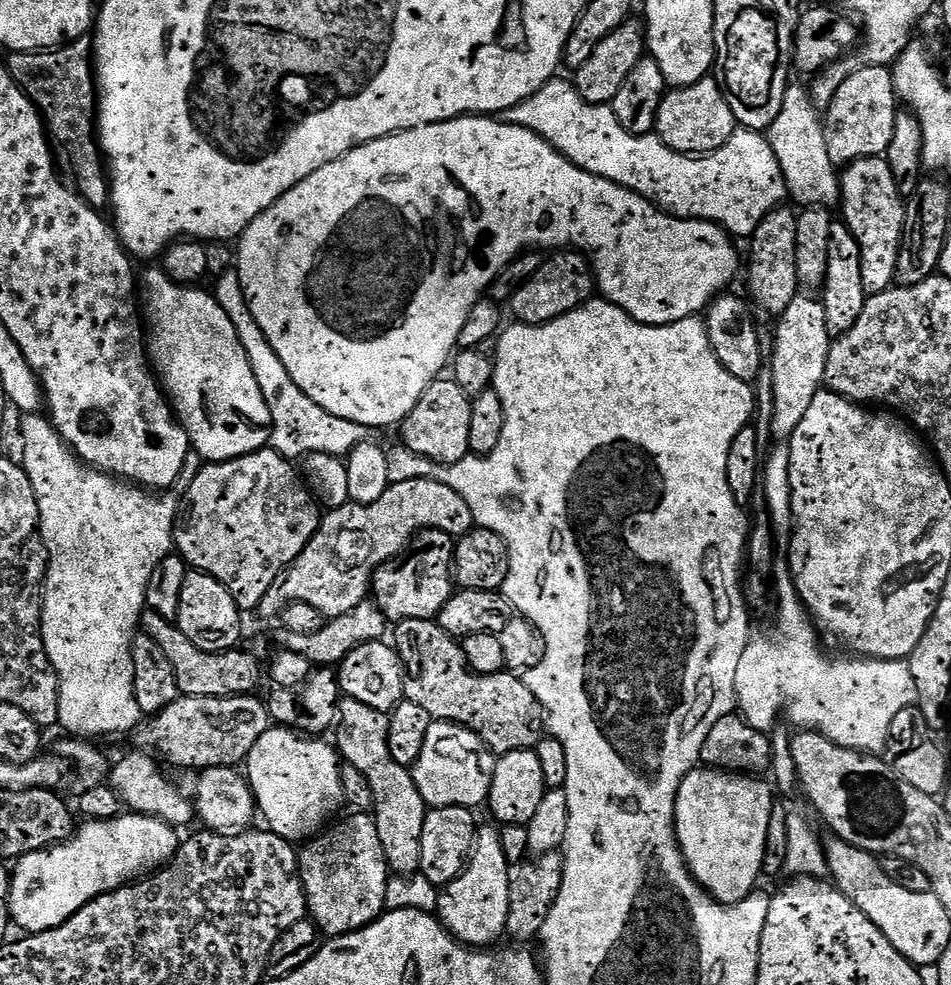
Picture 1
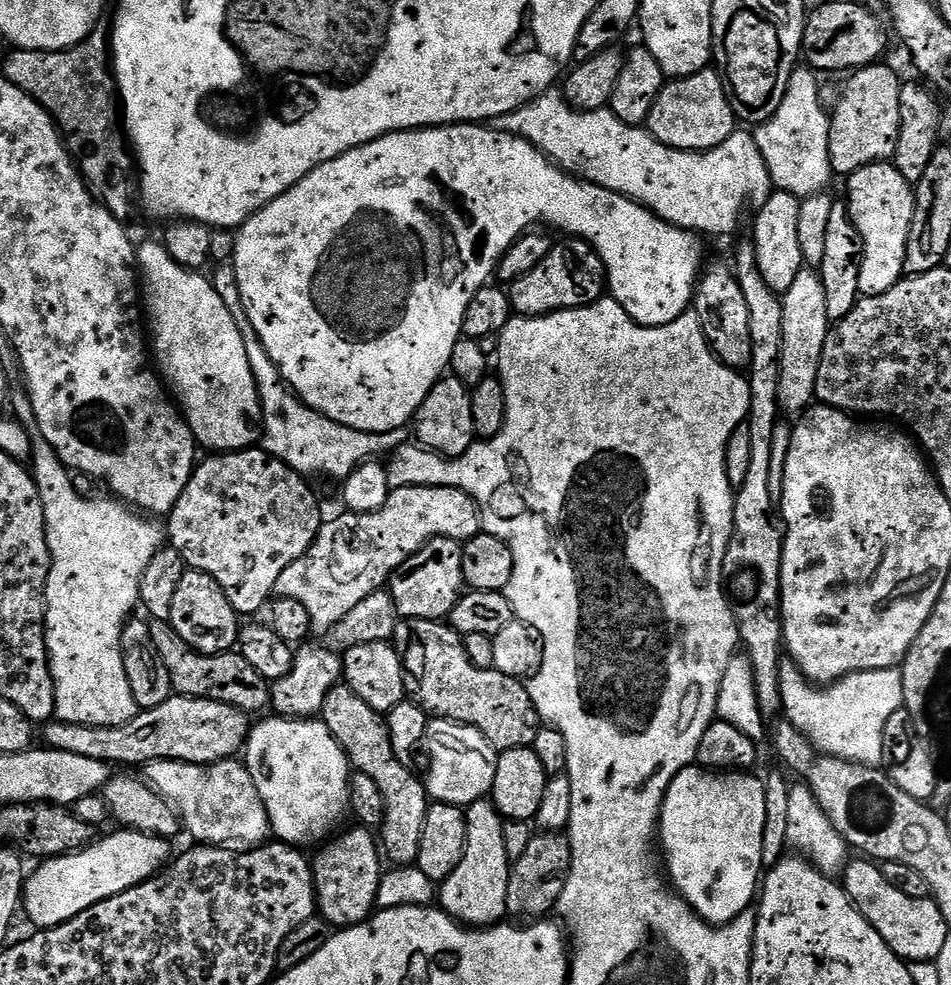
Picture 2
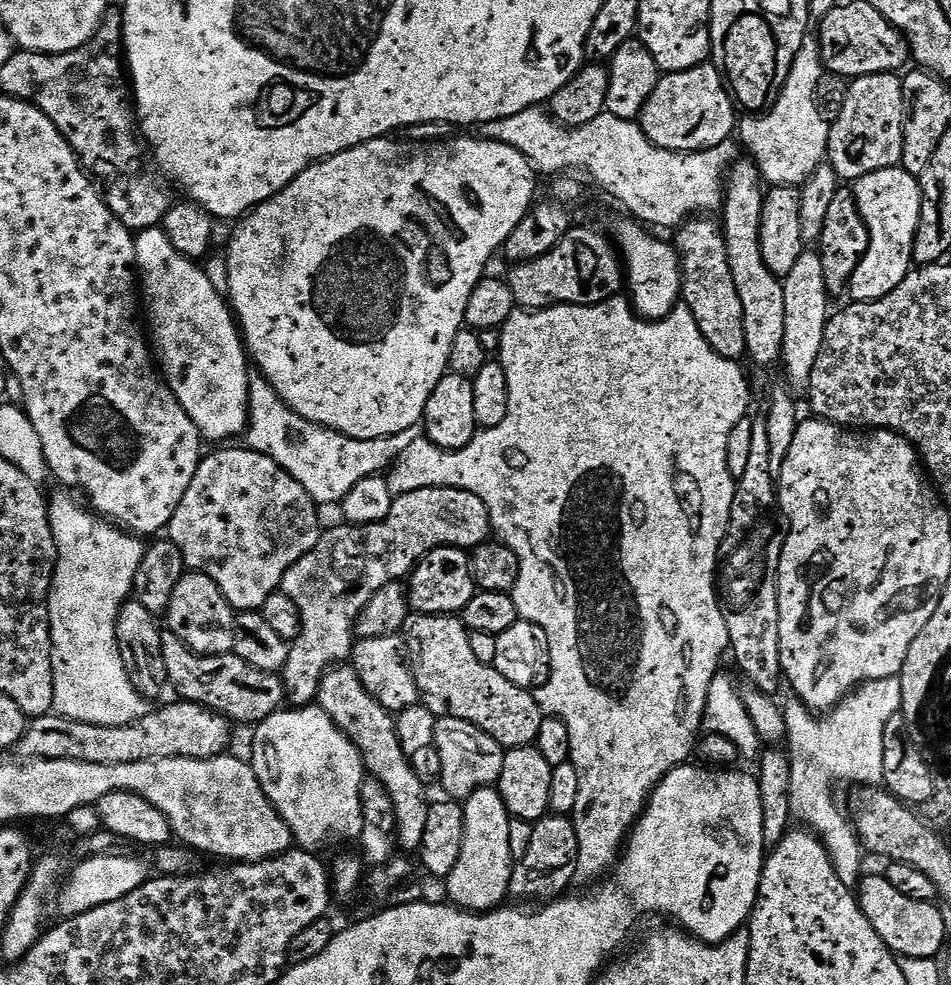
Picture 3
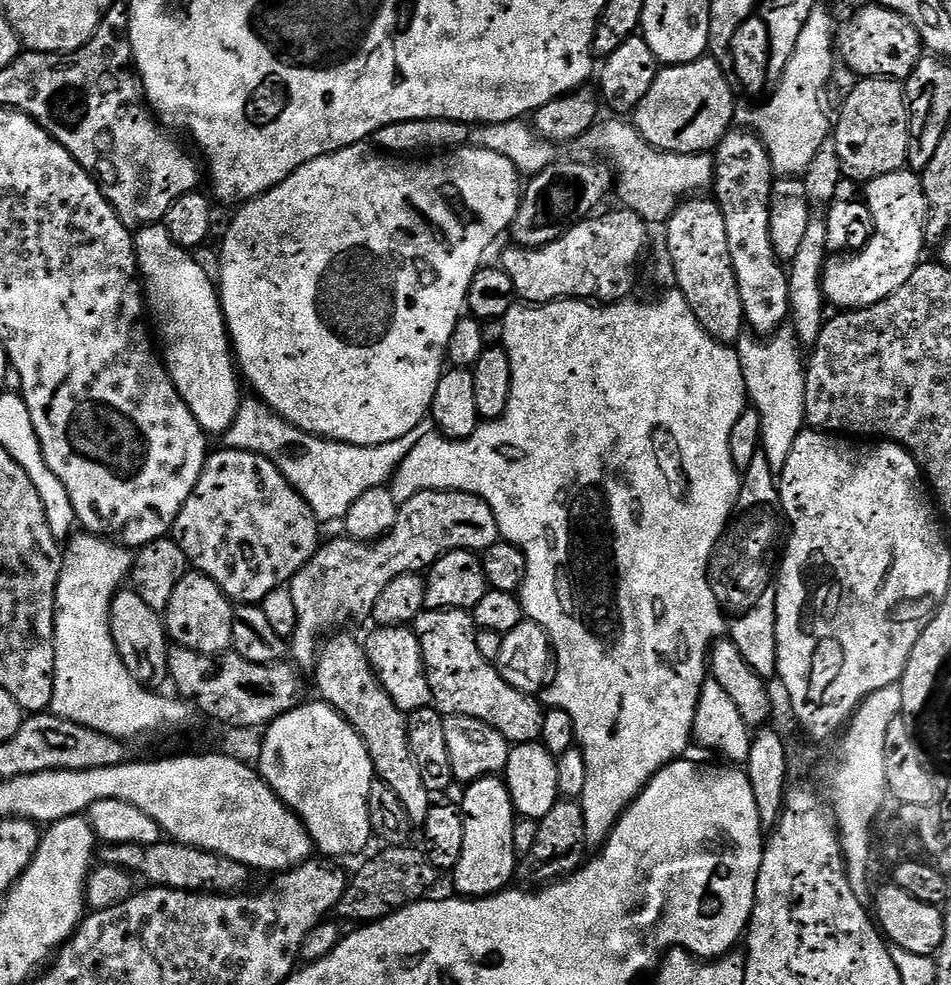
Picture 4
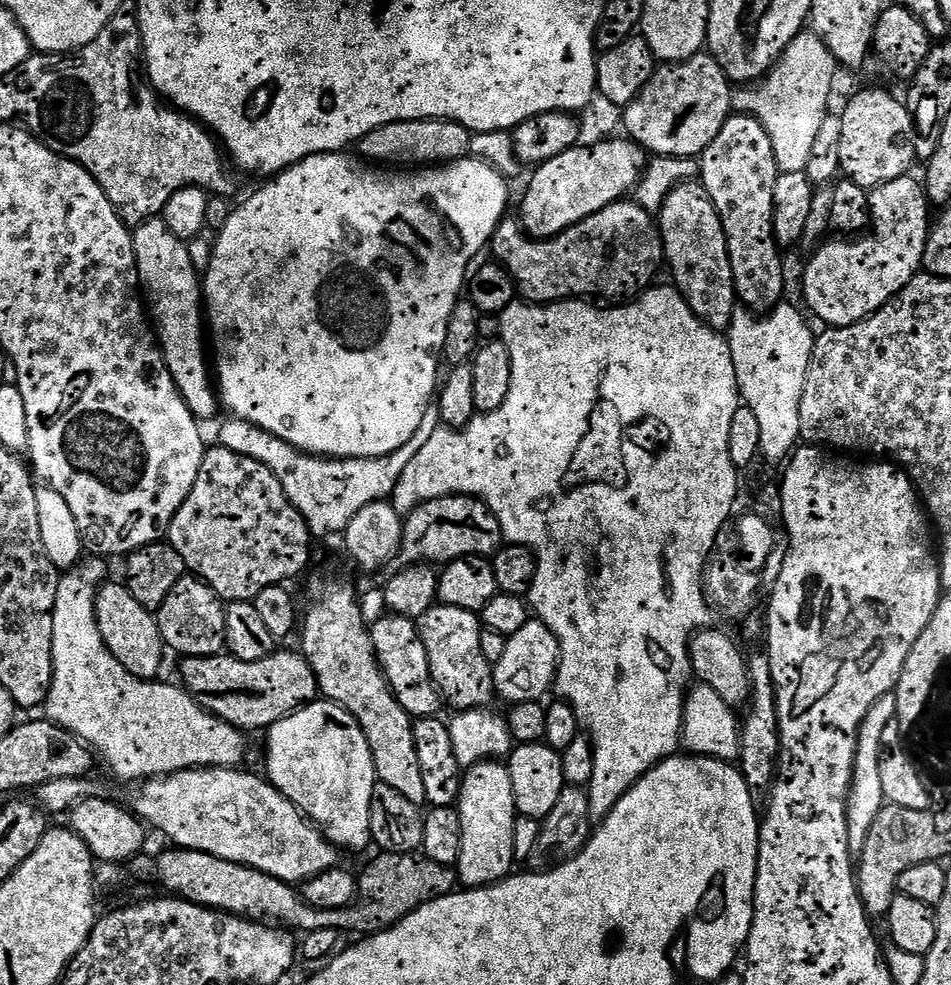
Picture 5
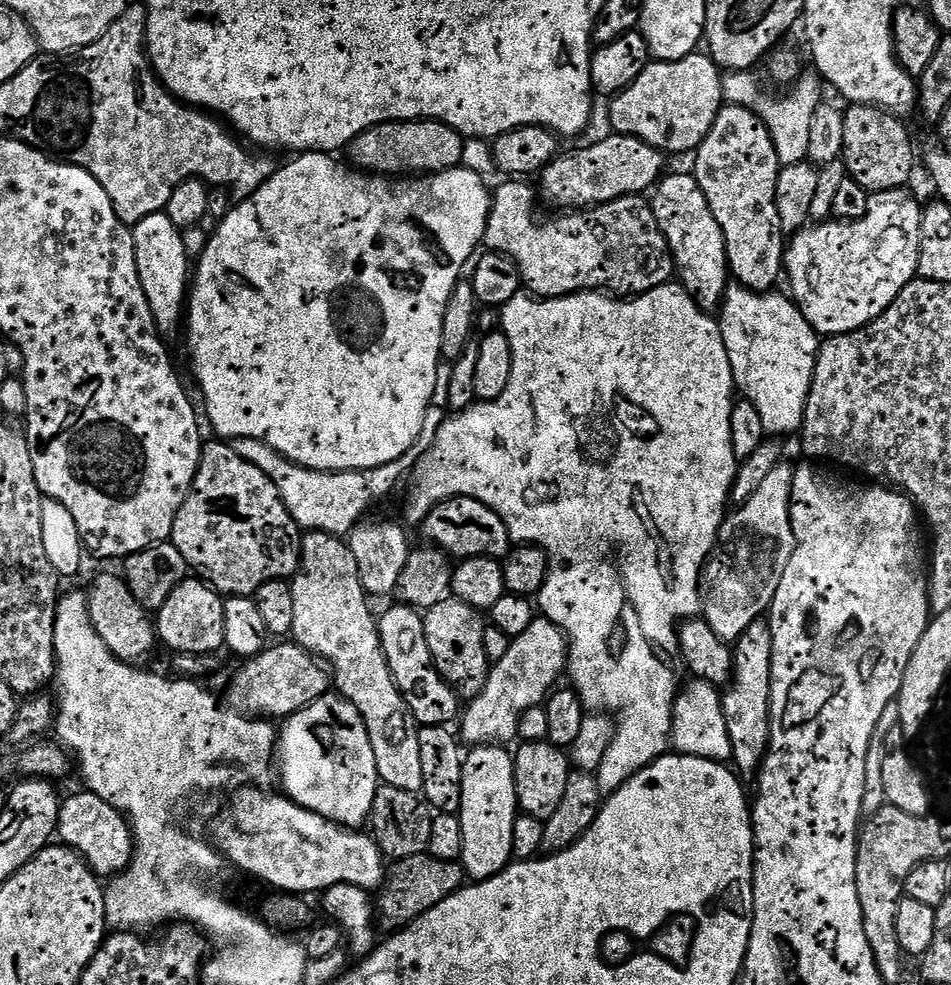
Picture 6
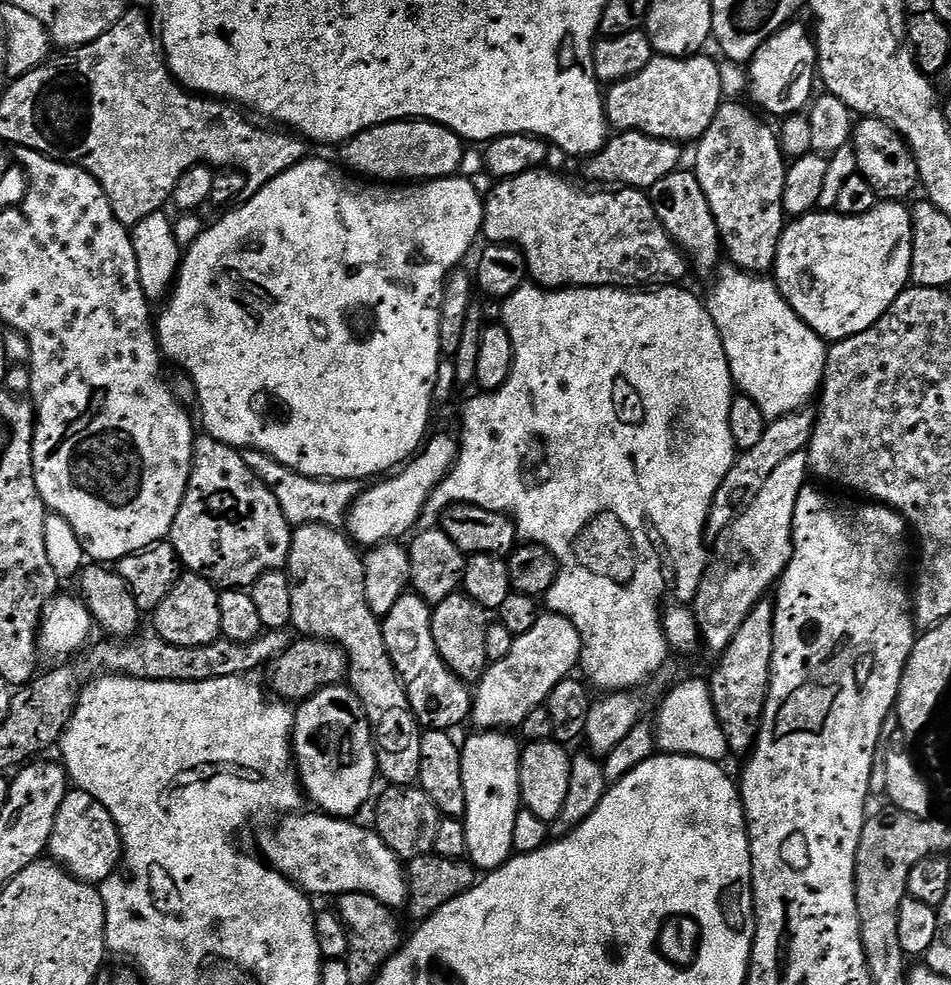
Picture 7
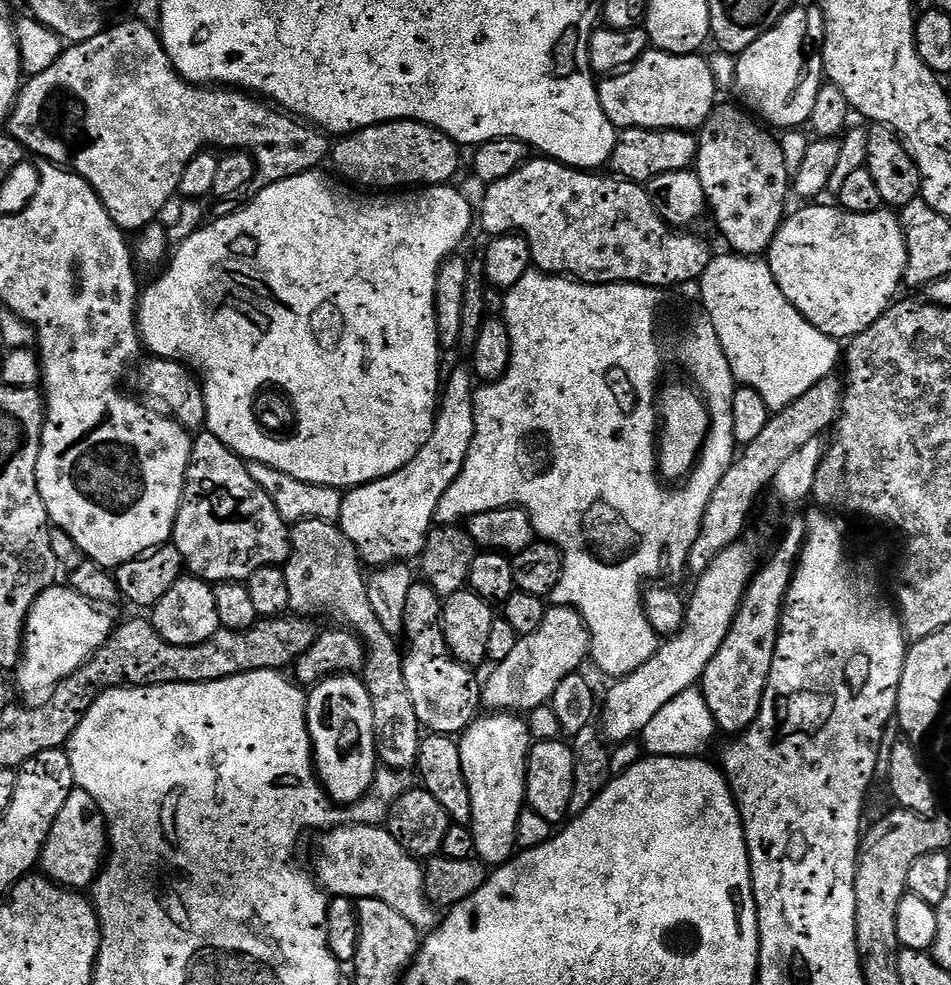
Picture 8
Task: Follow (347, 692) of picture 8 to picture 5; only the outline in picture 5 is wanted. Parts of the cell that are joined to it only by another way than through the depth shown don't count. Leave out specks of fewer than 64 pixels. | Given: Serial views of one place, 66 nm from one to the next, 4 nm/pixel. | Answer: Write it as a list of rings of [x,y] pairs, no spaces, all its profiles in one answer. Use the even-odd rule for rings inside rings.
[[[317,698],[311,704],[305,704],[297,712],[291,712],[286,718],[272,725],[267,729],[266,736],[268,736],[266,776],[270,783],[317,828],[323,830],[324,837],[335,844],[337,849],[369,847],[372,844],[370,798],[378,781],[366,734],[362,734],[362,726],[358,726],[354,717],[331,700]]]

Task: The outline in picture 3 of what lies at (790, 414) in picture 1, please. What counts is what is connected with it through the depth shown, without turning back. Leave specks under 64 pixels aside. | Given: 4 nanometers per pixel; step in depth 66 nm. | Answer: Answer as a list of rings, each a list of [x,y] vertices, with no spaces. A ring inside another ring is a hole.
[[[805,250],[797,264],[791,268],[790,274],[782,277],[782,283],[786,301],[786,338],[780,355],[782,369],[784,368],[784,376],[788,379],[787,387],[793,393],[804,394],[810,386],[810,374],[814,374],[814,362],[818,362],[818,350],[822,350],[822,338],[826,338],[830,315],[830,297],[826,290],[826,274],[822,274],[819,251]]]

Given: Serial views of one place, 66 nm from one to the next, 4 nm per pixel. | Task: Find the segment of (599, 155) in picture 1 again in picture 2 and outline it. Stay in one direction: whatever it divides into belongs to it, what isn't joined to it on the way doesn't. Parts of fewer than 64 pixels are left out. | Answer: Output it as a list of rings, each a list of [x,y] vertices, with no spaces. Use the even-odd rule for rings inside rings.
[[[560,90],[544,92],[528,104],[523,104],[518,110],[510,110],[510,114],[499,116],[494,121],[494,127],[499,132],[509,132],[530,142],[565,172],[602,186],[606,190],[629,196],[631,200],[637,200],[643,208],[650,209],[654,215],[668,224],[683,228],[686,232],[703,234],[705,237],[730,235],[739,226],[744,211],[747,208],[759,210],[774,191],[766,159],[762,156],[751,131],[732,132],[730,138],[726,138],[726,142],[709,152],[683,152],[677,148],[668,148],[655,140],[647,127],[626,126],[626,122],[622,122],[608,108],[577,112],[564,99],[564,93]]]

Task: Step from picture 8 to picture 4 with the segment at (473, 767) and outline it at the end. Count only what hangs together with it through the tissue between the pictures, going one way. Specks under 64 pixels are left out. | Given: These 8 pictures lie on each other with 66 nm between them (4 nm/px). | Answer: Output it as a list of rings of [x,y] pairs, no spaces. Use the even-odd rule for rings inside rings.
[[[499,775],[484,776],[463,789],[464,801],[458,807],[464,817],[466,838],[462,842],[462,858],[451,873],[452,880],[461,897],[483,898],[495,896],[513,883],[518,867],[514,850],[514,826],[517,822],[516,808]]]

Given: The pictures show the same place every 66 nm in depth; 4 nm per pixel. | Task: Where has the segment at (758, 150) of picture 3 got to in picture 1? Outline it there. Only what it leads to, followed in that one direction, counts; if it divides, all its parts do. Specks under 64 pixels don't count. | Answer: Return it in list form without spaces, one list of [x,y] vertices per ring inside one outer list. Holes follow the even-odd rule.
[[[789,85],[783,98],[782,110],[771,124],[767,132],[768,141],[774,150],[775,157],[778,158],[779,165],[782,166],[784,181],[787,184],[789,197],[799,207],[833,207],[833,203],[839,201],[839,175],[836,165],[833,163],[826,149],[823,121],[819,109],[813,103],[811,93],[804,87]]]

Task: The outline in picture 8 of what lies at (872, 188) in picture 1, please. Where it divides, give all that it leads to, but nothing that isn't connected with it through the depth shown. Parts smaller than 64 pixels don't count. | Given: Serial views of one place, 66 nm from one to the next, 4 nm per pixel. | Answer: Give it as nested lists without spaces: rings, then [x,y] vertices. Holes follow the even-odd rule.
[[[812,202],[807,206],[800,206],[796,213],[785,215],[784,221],[780,224],[780,228],[776,231],[772,244],[768,247],[766,253],[766,263],[770,266],[770,270],[774,274],[774,282],[778,286],[778,290],[782,290],[782,294],[786,294],[786,298],[794,307],[804,315],[807,320],[818,330],[822,330],[822,334],[832,337],[837,342],[851,341],[852,337],[862,334],[883,312],[888,311],[890,305],[897,299],[896,291],[902,288],[905,283],[905,272],[908,264],[907,238],[904,236],[903,226],[900,224],[900,217],[895,211],[881,210],[871,212],[870,214],[850,214],[839,206],[831,208],[828,204],[820,204],[824,202]]]

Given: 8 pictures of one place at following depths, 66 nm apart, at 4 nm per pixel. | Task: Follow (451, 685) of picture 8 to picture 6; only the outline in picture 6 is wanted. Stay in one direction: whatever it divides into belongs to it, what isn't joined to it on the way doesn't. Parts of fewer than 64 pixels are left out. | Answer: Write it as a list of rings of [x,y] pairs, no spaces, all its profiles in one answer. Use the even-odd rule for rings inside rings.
[[[397,603],[396,608],[388,608],[379,613],[378,623],[382,650],[386,654],[386,662],[390,666],[390,674],[398,686],[398,690],[408,703],[408,709],[416,719],[417,725],[429,728],[430,726],[451,725],[461,715],[461,697],[440,677],[436,663],[432,661],[430,646],[426,646],[426,630],[424,617],[415,608],[406,604]]]

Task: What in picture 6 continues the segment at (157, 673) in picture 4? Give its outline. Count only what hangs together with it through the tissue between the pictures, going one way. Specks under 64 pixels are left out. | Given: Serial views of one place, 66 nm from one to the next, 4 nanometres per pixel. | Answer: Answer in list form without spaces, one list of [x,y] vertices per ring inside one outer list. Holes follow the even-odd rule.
[[[104,572],[92,580],[92,585],[86,588],[88,598],[88,613],[92,619],[94,630],[102,642],[106,642],[108,649],[112,651],[123,664],[133,666],[143,665],[143,660],[158,648],[156,625],[150,613],[144,609],[130,594],[130,586],[124,581],[123,575],[112,572]]]

